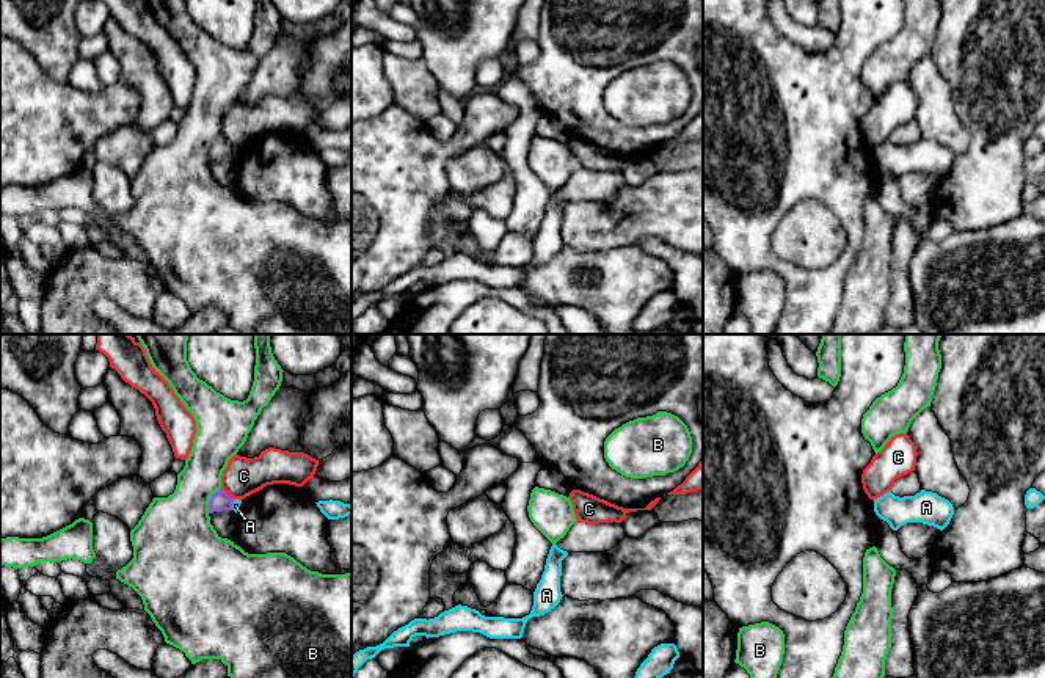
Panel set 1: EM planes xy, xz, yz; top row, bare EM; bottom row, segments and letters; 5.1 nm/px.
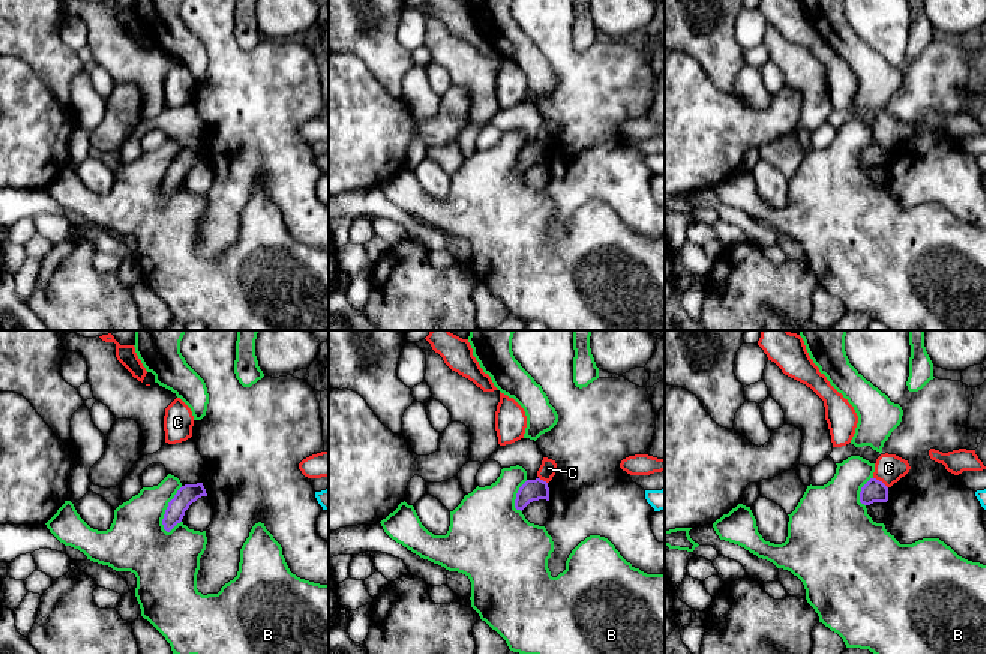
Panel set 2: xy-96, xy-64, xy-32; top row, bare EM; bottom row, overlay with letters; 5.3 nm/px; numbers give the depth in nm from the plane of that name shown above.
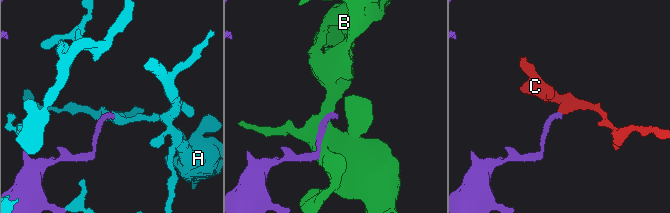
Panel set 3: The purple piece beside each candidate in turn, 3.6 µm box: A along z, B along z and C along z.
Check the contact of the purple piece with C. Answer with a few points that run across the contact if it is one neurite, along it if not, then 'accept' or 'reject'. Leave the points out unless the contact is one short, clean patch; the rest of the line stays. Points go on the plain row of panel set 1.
xy (222, 137), (233, 148) | reject

